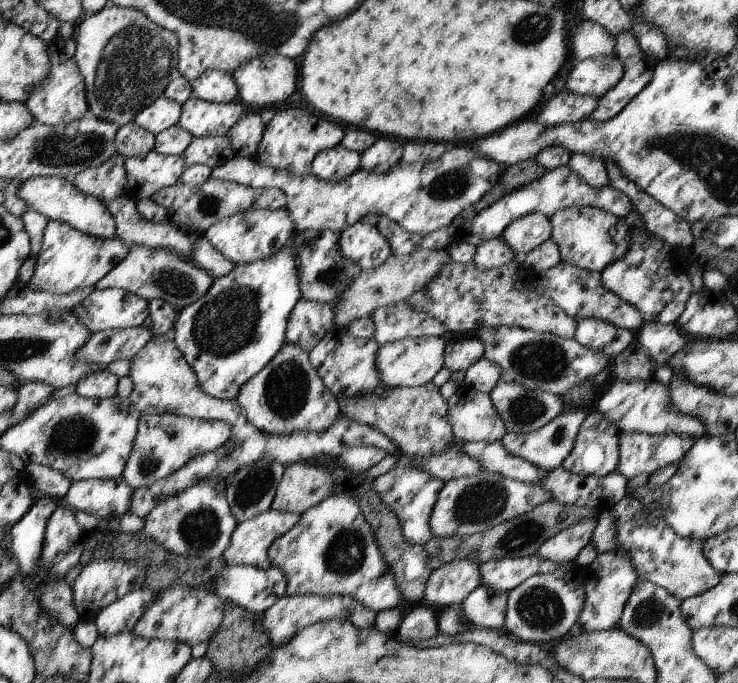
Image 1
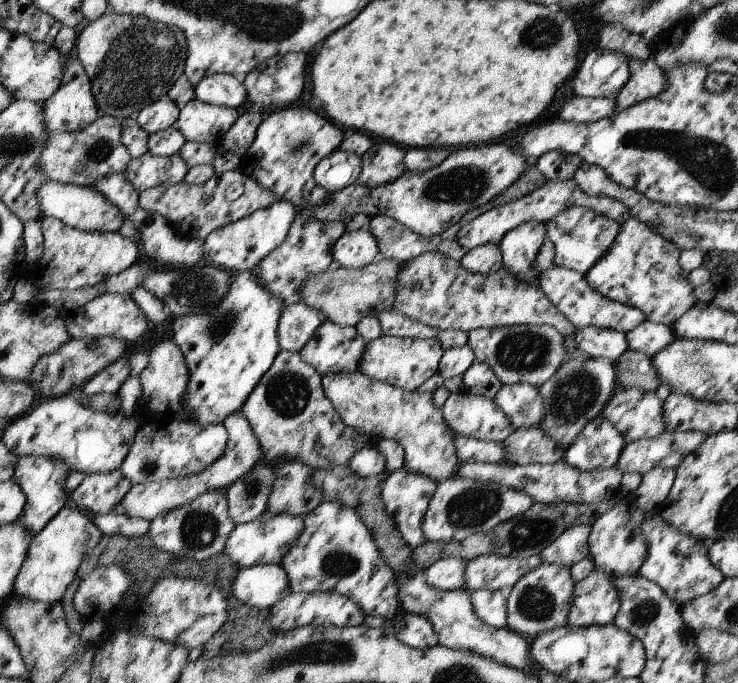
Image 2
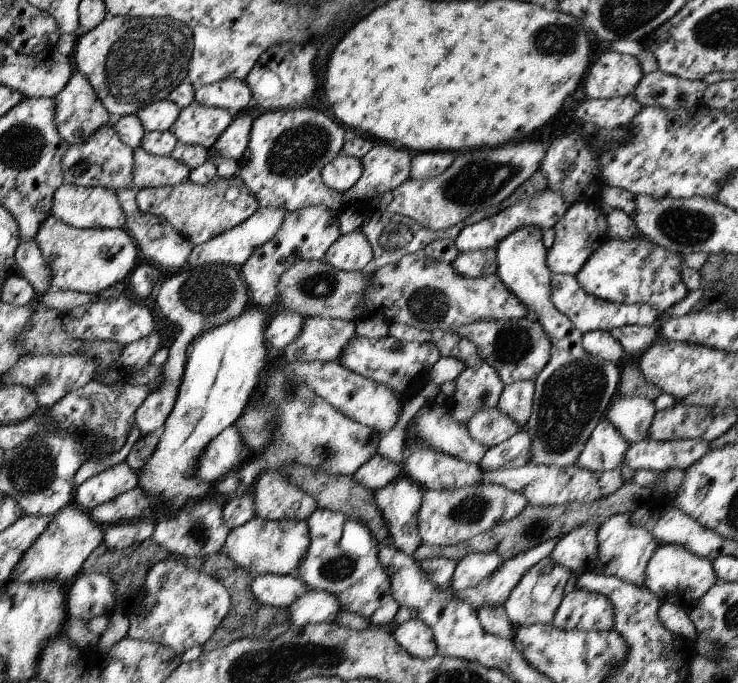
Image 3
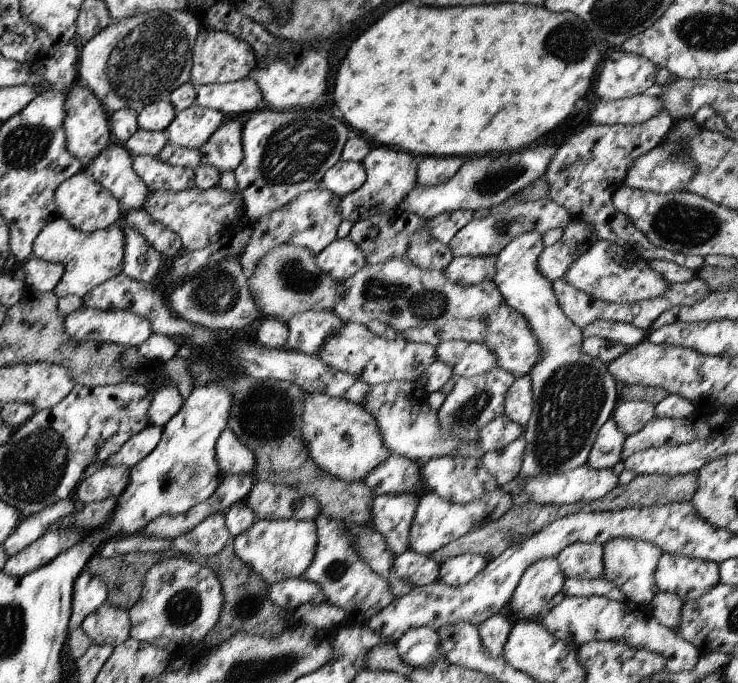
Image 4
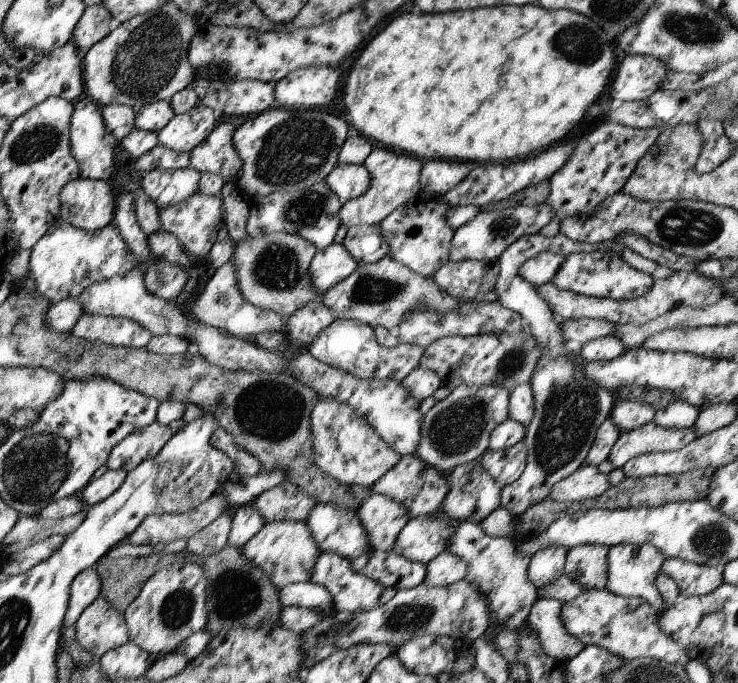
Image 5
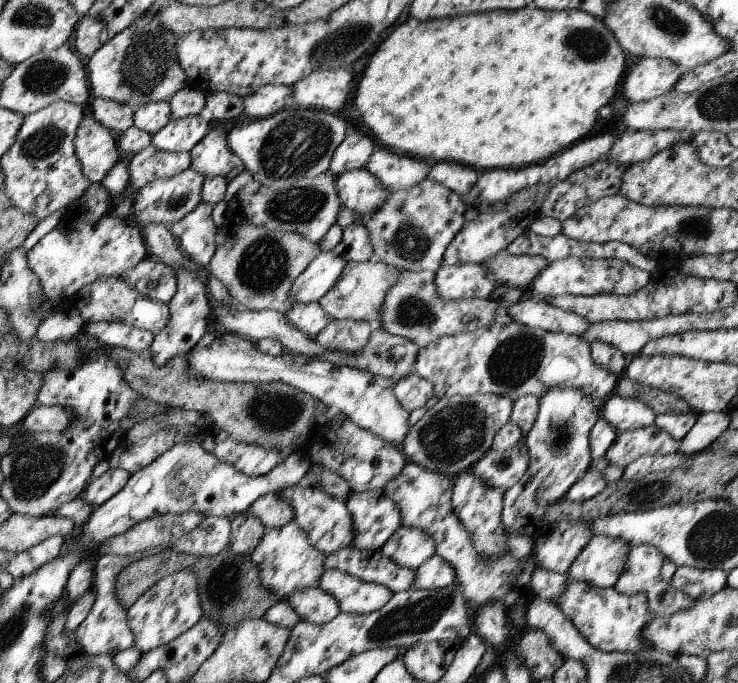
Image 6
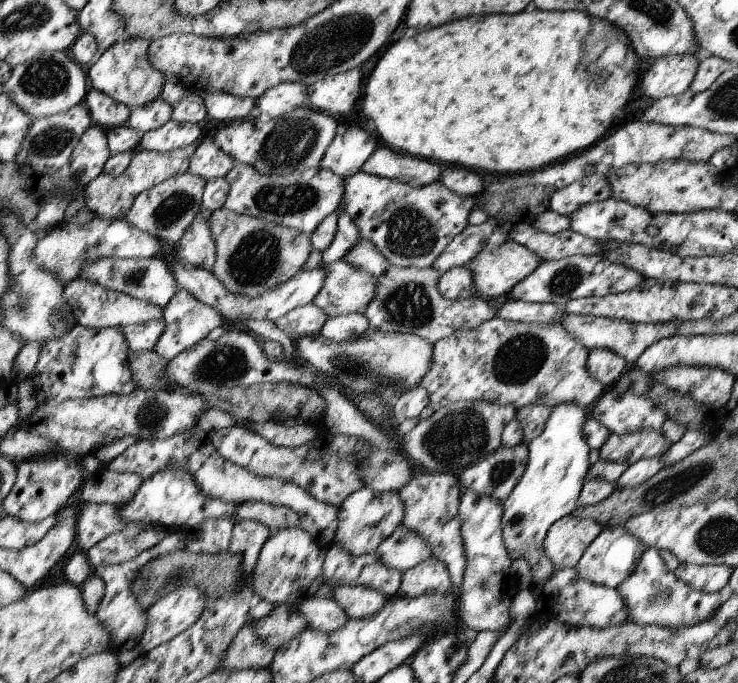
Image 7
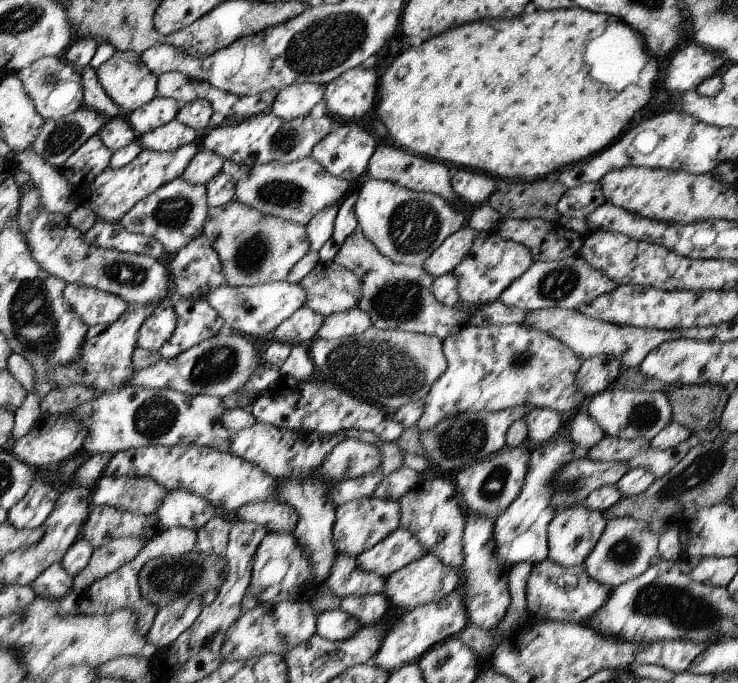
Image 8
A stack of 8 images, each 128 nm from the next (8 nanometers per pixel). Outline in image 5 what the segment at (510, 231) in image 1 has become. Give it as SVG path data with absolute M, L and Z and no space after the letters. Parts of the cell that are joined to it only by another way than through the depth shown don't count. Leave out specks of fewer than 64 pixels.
M540 233L520 237L515 240L498 258L498 280L494 285L497 301L517 312L521 318L528 318L529 331L536 338L536 344L540 346L540 362L536 364L536 370L530 378L530 384L534 397L534 416L526 427L524 444L527 448L526 468L516 479L515 483L501 487L501 506L518 518L524 514L530 506L546 500L552 494L552 485L556 486L560 480L566 480L570 474L574 474L585 462L590 446L596 438L596 432L600 424L610 417L614 408L617 395L598 388L586 374L584 368L574 362L576 356L568 354L568 346L562 336L560 320L540 298L538 288L530 282L526 282L518 270L530 258L534 258L541 252L554 252L554 254L568 255L570 252L598 252L598 250L612 250L618 252L626 264L630 264L636 270L653 276L654 280L668 278L674 274L665 266L660 266L653 260L644 258L640 254L624 246L620 240L611 238L606 242L593 245L573 241L558 233L553 237L545 237Z

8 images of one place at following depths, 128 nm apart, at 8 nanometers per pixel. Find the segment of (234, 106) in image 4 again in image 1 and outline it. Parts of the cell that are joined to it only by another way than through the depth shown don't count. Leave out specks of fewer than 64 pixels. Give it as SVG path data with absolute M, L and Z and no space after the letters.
M207 70L196 81L191 82L196 98L206 102L229 103L238 100L238 86L232 73L223 70Z

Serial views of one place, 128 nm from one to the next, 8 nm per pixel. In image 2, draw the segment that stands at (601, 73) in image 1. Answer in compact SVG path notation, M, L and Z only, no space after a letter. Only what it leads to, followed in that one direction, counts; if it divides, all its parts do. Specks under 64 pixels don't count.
M598 46L579 64L572 76L578 97L615 99L630 80L630 60L622 53Z

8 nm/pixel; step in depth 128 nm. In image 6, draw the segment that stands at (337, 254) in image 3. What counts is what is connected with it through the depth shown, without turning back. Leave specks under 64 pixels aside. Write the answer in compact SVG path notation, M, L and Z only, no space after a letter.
M333 250L321 251L295 279L291 296L296 303L319 302L336 284L347 265L348 262Z

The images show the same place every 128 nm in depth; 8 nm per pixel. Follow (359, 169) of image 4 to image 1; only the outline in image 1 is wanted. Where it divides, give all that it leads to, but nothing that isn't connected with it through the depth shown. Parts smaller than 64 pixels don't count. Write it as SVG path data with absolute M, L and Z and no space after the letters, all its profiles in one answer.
M341 144L320 152L312 161L311 173L325 182L340 182L360 169L361 153L344 148Z

